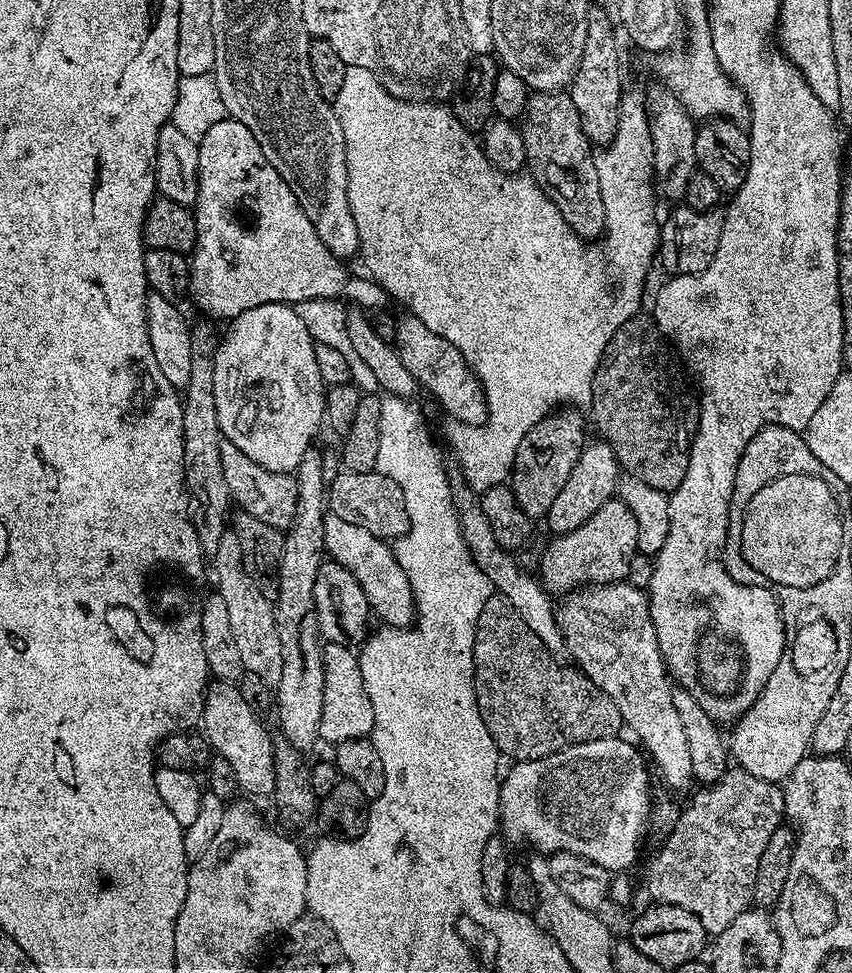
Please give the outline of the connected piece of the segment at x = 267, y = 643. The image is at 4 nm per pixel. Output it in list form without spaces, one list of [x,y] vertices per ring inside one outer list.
[[[226,530],[218,542],[218,550],[210,557],[210,572],[216,575],[215,591],[226,602],[226,610],[230,614],[230,627],[234,629],[234,639],[238,641],[238,650],[242,653],[242,662],[245,672],[258,674],[262,682],[274,686],[282,678],[282,646],[278,642],[278,626],[276,625],[276,609],[273,601],[261,592],[260,587],[250,578],[250,574],[244,565],[244,551],[242,542],[233,534]]]

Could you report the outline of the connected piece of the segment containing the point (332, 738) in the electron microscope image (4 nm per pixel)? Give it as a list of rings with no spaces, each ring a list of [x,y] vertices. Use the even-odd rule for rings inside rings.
[[[325,643],[324,689],[322,690],[322,718],[320,719],[321,741],[335,746],[347,740],[362,740],[372,735],[374,706],[370,706],[370,694],[362,682],[360,657],[347,644]]]

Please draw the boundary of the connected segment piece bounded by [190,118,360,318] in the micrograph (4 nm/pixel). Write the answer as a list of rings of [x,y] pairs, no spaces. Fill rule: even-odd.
[[[226,118],[222,122],[214,122],[214,126],[210,126],[210,130],[206,130],[206,134],[198,143],[200,146],[198,150],[198,174],[200,177],[198,178],[198,198],[194,205],[196,247],[190,253],[190,296],[191,299],[196,299],[197,306],[212,316],[231,318],[246,310],[254,310],[254,306],[262,306],[263,304],[293,306],[308,299],[339,301],[343,298],[342,296],[352,300],[348,302],[356,302],[360,296],[359,282],[352,280],[351,274],[344,269],[345,265],[341,260],[334,254],[330,254],[330,250],[326,250],[326,246],[322,246],[322,238],[318,238],[310,218],[306,218],[302,206],[298,206],[298,198],[294,198],[294,194],[290,190],[290,186],[286,186],[282,174],[278,174],[278,170],[274,170],[274,166],[270,166],[266,154],[262,154],[262,146],[258,146],[258,138],[254,138],[254,134],[250,134],[250,130],[246,126],[242,126],[242,122]]]

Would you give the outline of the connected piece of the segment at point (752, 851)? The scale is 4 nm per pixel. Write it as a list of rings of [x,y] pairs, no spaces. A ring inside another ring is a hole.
[[[732,766],[719,784],[699,790],[691,793],[692,801],[687,802],[677,826],[659,845],[644,880],[653,901],[690,910],[709,937],[715,938],[753,903],[758,858],[762,858],[770,834],[781,828],[785,819],[784,789]]]

